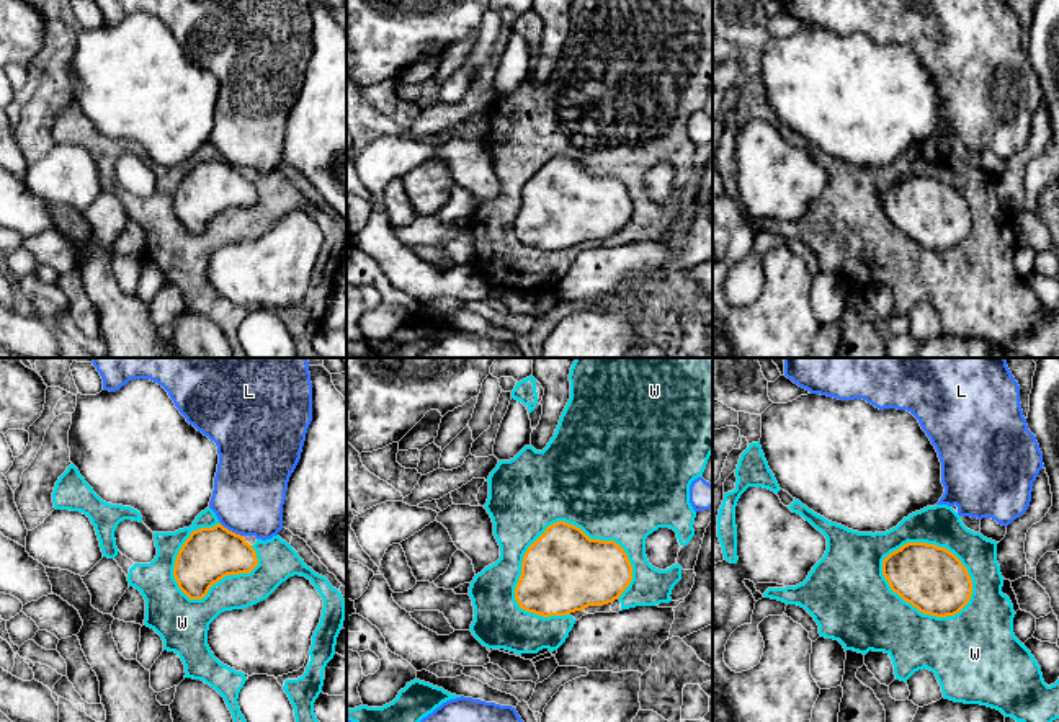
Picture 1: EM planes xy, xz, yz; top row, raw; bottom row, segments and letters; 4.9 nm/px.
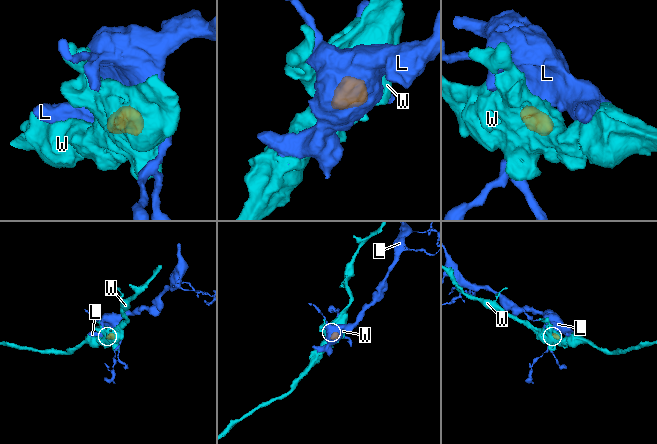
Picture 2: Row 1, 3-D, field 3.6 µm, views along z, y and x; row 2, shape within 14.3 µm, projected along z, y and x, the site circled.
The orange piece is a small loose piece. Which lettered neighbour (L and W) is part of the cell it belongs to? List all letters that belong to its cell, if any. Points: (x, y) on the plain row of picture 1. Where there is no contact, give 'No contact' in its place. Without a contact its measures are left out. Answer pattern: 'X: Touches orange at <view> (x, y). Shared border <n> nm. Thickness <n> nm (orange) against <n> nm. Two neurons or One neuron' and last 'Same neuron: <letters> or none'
L: Touches orange at xy (231, 165). Shared border 140 nm. Thickness 260 nm (orange) against 360 nm. One neuron
W: Touches orange at xz (564, 155). Shared border 600 nm. Thickness 400 nm (orange) against 500 nm. Two neurons
Same neuron: L

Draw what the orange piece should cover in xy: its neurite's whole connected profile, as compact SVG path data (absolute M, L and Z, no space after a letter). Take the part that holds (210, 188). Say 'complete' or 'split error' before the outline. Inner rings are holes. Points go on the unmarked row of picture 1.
split error; M95 0L103 25L116 26L132 13L150 13L162 20L180 47L217 80L219 98L209 142L219 157L190 168L175 193L173 211L190 234L203 234L209 222L227 209L250 207L257 199L255 183L244 173L266 175L283 163L283 139L307 62L312 56L312 16L309 0Z

